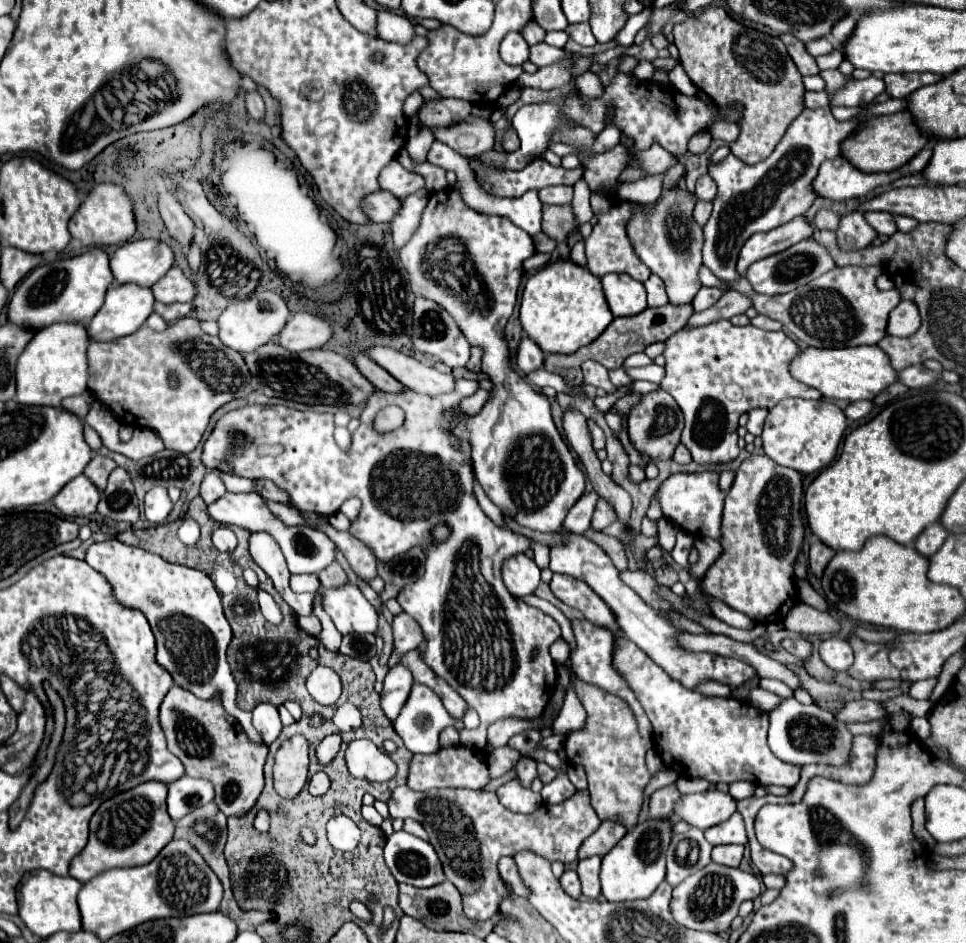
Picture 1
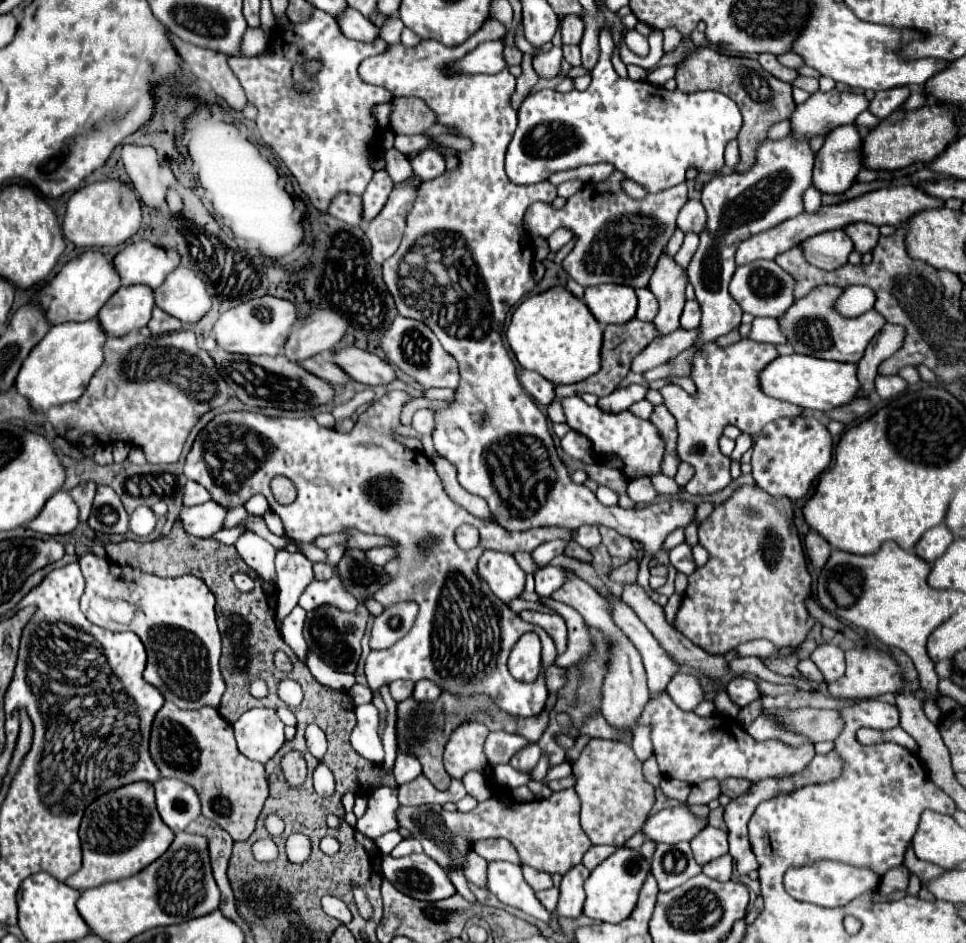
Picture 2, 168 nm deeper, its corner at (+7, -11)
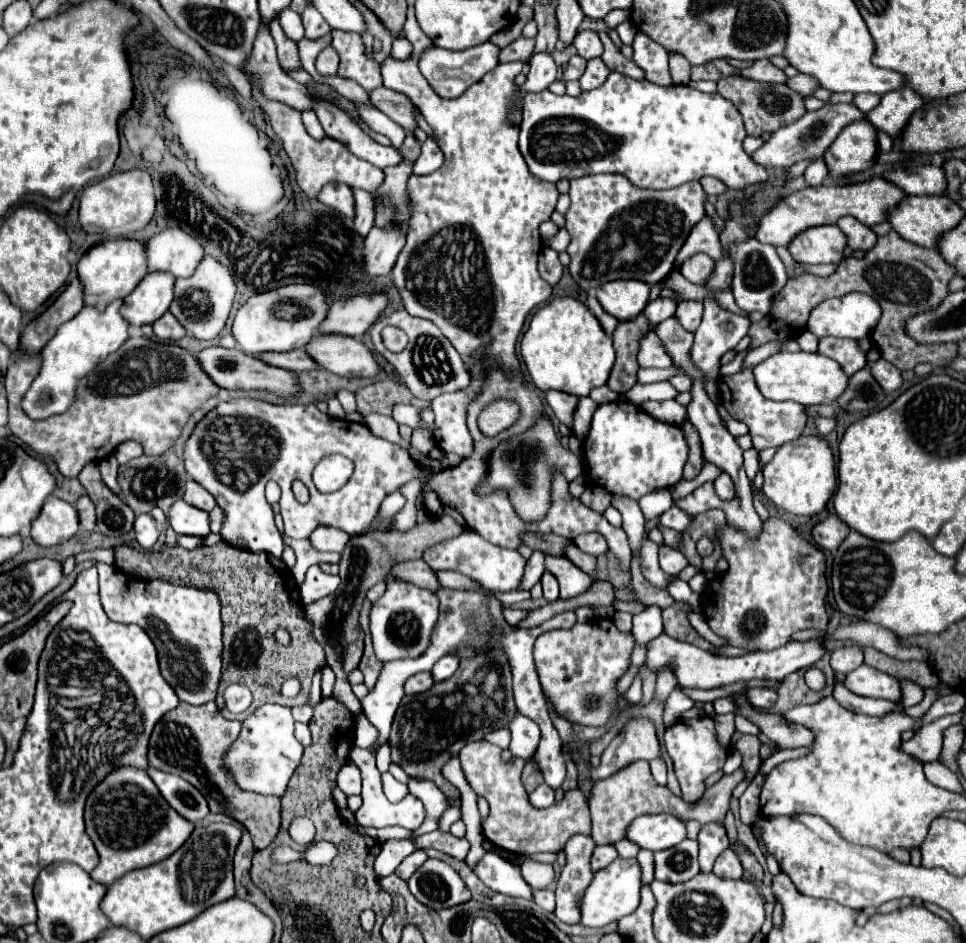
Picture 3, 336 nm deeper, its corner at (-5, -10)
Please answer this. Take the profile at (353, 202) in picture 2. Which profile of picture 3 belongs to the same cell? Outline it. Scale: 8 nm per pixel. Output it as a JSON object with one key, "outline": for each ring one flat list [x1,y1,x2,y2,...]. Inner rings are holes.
{"outline":[[332,184,332,186,324,186,324,190,320,192,318,198,322,204,338,210,340,214,354,218,354,194,350,186,344,184]]}

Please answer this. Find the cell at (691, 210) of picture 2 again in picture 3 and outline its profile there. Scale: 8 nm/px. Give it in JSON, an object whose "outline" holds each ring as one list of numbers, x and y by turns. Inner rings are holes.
{"outline":[[708,214,692,228,688,240,684,242,684,246,676,258,676,262,682,264,686,258,690,258,692,254,698,254,698,252,708,254,710,258,720,258,720,254,722,254,714,220]]}

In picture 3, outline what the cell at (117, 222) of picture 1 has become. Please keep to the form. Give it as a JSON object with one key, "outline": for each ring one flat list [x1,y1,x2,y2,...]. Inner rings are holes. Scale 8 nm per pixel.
{"outline":[[128,170,108,176,88,188,80,196,80,226,86,234,104,234,108,238,128,238,142,230,154,216,156,198,150,174,146,170]]}

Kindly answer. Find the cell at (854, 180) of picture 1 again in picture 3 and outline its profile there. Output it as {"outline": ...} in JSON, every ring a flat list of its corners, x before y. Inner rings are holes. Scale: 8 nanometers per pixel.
{"outline":[[852,122,846,126,832,146,824,152,824,162,828,166,828,176,834,182,840,182,852,174,864,172,874,164,878,156,878,138,876,128,864,122]]}

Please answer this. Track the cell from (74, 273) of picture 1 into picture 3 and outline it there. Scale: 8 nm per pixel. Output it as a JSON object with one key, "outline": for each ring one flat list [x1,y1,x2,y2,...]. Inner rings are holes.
{"outline":[[106,240,98,246,92,246,82,260,78,262,78,278,84,292,84,306,92,306,98,312,104,310,112,300,128,296,138,282,148,274,144,244,134,240]]}

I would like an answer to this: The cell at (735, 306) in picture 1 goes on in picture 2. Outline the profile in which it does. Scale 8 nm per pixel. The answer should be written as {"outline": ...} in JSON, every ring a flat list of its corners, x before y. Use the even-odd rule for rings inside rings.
{"outline":[[678,329,672,335,656,337,648,347,644,347,644,351,640,351,640,355,636,355,636,359,632,359,632,371,646,373,648,369,670,361,680,351,692,347,692,343,696,343,696,337,698,337,698,329,692,331]]}

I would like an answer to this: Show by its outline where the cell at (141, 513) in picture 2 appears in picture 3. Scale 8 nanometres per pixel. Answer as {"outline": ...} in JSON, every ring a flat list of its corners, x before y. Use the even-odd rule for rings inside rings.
{"outline":[[140,514,134,522,134,532,136,532,136,540,142,548,150,550,156,540,158,540,158,528,156,528,156,520,150,514]]}

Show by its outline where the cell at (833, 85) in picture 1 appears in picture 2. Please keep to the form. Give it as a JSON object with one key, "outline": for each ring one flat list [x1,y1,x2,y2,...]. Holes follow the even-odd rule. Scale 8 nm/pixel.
{"outline":[[796,77,796,81,792,81,792,87,804,89,808,93,816,93,818,91,818,79,816,77]]}

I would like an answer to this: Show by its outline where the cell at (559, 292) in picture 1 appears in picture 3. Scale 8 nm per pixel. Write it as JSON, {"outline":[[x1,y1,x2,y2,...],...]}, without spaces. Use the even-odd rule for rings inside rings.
{"outline":[[572,296,554,298,534,312,522,336,520,352,536,388,556,388,576,396,588,396,592,388,604,386,616,362,612,338,604,332,590,308]]}

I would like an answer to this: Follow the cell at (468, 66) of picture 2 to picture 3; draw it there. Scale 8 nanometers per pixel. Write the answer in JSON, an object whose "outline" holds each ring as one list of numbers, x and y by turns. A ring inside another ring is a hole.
{"outline":[[484,42,480,46,474,46,474,48,468,48,468,50,458,50,458,52,434,46,432,50,426,50,420,56,420,72,432,84,432,88,436,90,436,94,440,94,444,98,456,98,468,86,472,86,474,82,478,82,486,72,494,70,500,64,498,54,500,54,500,48,496,44,492,44,492,42]]}

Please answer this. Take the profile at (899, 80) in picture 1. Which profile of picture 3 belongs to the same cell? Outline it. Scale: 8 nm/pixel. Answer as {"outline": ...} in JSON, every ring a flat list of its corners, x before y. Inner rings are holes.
{"outline":[[904,86,900,90,884,94,882,100,880,100,880,104,874,110,870,110,866,114,866,118,876,128,880,128,880,130,888,132,892,138,896,138,902,132,902,128,906,126,906,122,910,120,910,116,922,104,924,104,922,96,916,90]]}

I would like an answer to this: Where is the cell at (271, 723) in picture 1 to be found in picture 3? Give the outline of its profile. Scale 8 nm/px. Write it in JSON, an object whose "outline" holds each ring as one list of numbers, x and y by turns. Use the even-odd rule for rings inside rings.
{"outline":[[264,704,242,722,242,732,228,750,228,768,232,770,236,784,242,790,258,794,282,796,290,776,302,758,302,744,294,738,294,718,290,708,278,704]]}

